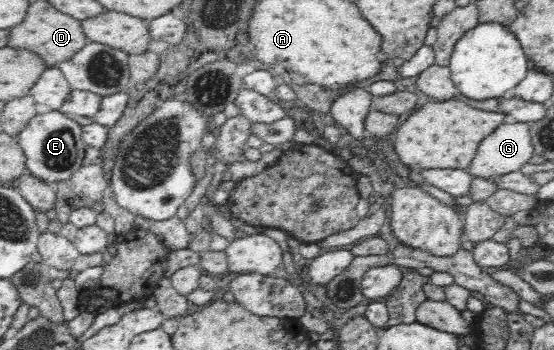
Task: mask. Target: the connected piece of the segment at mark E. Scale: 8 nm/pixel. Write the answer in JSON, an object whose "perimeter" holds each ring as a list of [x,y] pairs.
{"perimeter":[[[62,111],[37,114],[17,136],[18,144],[26,157],[26,172],[52,185],[68,180],[82,165],[86,164],[85,142],[82,127]]]}

